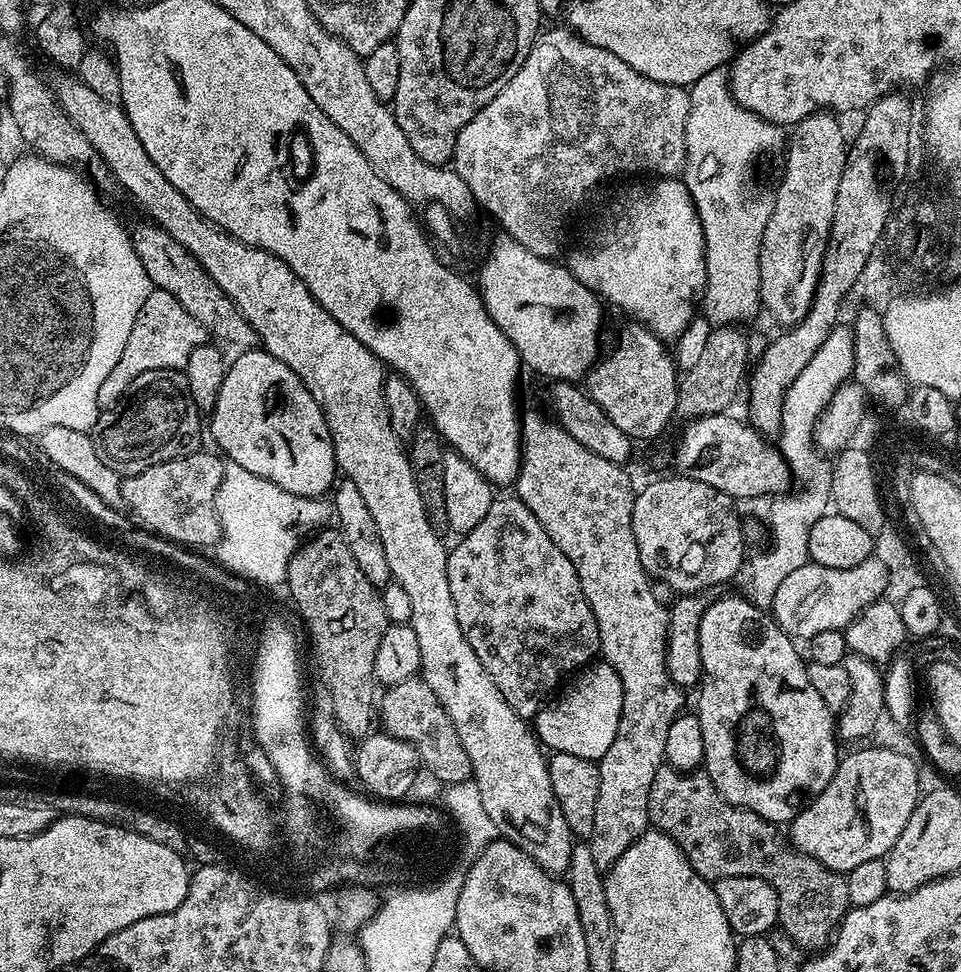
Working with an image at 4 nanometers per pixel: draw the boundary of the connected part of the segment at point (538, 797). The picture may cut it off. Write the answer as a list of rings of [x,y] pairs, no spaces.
[[[60,74],[60,77],[56,80],[56,86],[54,84],[54,95],[57,103],[60,104],[60,109],[66,114],[66,118],[70,118],[70,122],[74,122],[74,126],[78,126],[78,130],[82,130],[82,134],[86,134],[90,146],[94,146],[97,154],[104,159],[104,164],[108,167],[111,179],[113,181],[117,180],[144,207],[144,212],[148,215],[145,217],[151,223],[158,225],[162,230],[166,230],[166,234],[170,234],[170,238],[174,238],[174,242],[178,242],[183,248],[190,250],[190,254],[194,254],[194,258],[210,274],[210,278],[214,278],[214,282],[218,282],[218,286],[222,286],[222,290],[226,295],[236,303],[236,308],[244,315],[246,322],[250,322],[250,326],[254,326],[263,351],[270,353],[271,356],[278,358],[282,362],[286,362],[286,366],[290,366],[290,370],[294,370],[294,374],[298,374],[298,378],[306,386],[306,390],[310,390],[314,402],[318,402],[318,406],[326,418],[326,426],[330,430],[337,469],[348,480],[354,482],[354,486],[358,486],[358,491],[361,492],[362,498],[366,502],[366,507],[370,509],[370,514],[374,517],[374,522],[378,526],[378,535],[382,538],[382,546],[386,546],[386,562],[390,566],[392,580],[398,586],[402,586],[402,590],[406,590],[406,594],[410,597],[410,618],[408,623],[412,625],[414,634],[418,634],[418,647],[422,650],[419,675],[426,682],[426,686],[430,686],[430,690],[434,690],[434,694],[438,698],[438,702],[442,702],[450,722],[454,722],[454,730],[458,730],[458,738],[462,738],[462,747],[465,748],[466,758],[470,758],[470,766],[472,767],[471,779],[476,781],[478,794],[482,794],[482,807],[486,809],[486,815],[490,818],[490,822],[494,822],[497,833],[503,839],[509,840],[512,844],[517,844],[530,858],[534,858],[534,862],[538,862],[538,866],[542,866],[542,870],[553,874],[567,873],[568,863],[572,857],[574,837],[570,826],[566,826],[566,818],[562,815],[562,806],[558,806],[558,802],[554,798],[554,786],[550,786],[550,774],[548,773],[545,749],[537,740],[535,731],[530,727],[529,721],[523,716],[514,714],[510,702],[506,702],[506,698],[502,698],[502,690],[498,690],[498,686],[494,686],[494,678],[490,678],[490,674],[486,674],[486,666],[482,666],[482,662],[478,662],[478,654],[474,654],[474,646],[470,646],[470,642],[466,642],[466,638],[462,634],[462,626],[458,626],[458,614],[454,610],[454,597],[450,594],[450,578],[446,574],[449,549],[446,544],[444,548],[439,534],[436,533],[439,532],[437,525],[432,524],[426,514],[426,506],[422,502],[418,482],[414,478],[412,467],[408,461],[408,452],[405,445],[404,448],[400,445],[403,444],[402,438],[398,434],[394,434],[394,426],[390,422],[390,414],[384,397],[384,377],[386,375],[384,361],[379,360],[370,350],[366,350],[366,346],[362,346],[362,342],[358,342],[358,338],[354,338],[354,334],[350,334],[350,330],[343,328],[333,316],[326,314],[326,310],[322,310],[322,306],[313,298],[310,290],[306,290],[302,278],[298,278],[298,274],[294,274],[294,270],[290,270],[290,266],[286,266],[286,262],[282,262],[274,254],[270,254],[266,250],[246,246],[241,240],[236,240],[230,234],[226,234],[221,228],[210,223],[202,214],[198,214],[198,210],[194,210],[194,206],[190,206],[190,202],[186,202],[186,198],[182,198],[182,194],[178,194],[178,190],[174,190],[174,186],[170,186],[170,181],[166,179],[166,174],[162,174],[162,170],[158,170],[158,166],[154,166],[154,162],[150,162],[150,154],[146,154],[146,149],[142,147],[142,141],[138,139],[138,134],[134,134],[134,126],[130,126],[130,118],[124,113],[123,107],[115,99],[94,94],[94,90],[90,86],[86,86],[86,82],[76,74]]]

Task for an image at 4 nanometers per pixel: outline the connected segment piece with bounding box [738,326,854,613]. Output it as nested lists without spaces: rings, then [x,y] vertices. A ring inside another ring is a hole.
[[[834,327],[830,330],[826,342],[818,346],[818,354],[814,354],[814,358],[806,362],[802,374],[798,374],[798,378],[794,378],[794,382],[790,382],[786,390],[786,398],[782,402],[782,426],[778,447],[791,466],[793,477],[799,483],[801,480],[804,487],[797,487],[771,501],[768,524],[772,527],[772,545],[769,546],[768,552],[760,552],[757,556],[749,555],[738,576],[738,585],[740,584],[741,588],[739,591],[744,599],[761,608],[763,612],[771,613],[774,596],[785,577],[803,564],[809,563],[810,530],[814,522],[818,522],[818,518],[829,515],[832,503],[830,464],[814,447],[814,437],[820,415],[824,412],[824,407],[832,401],[832,395],[853,379],[853,366],[854,342],[851,327]]]

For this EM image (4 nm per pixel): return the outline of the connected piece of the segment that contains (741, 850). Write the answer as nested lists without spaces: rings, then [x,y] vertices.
[[[662,766],[658,774],[654,774],[654,782],[650,782],[650,798],[648,799],[648,822],[655,831],[666,834],[680,847],[682,854],[694,866],[700,877],[709,882],[735,876],[753,876],[762,878],[774,886],[778,894],[778,924],[784,932],[800,948],[808,950],[823,950],[828,947],[841,920],[849,910],[848,895],[846,894],[847,875],[835,872],[822,862],[802,854],[792,847],[789,837],[784,836],[777,825],[764,820],[745,808],[736,808],[714,786],[707,772],[680,772],[676,768]]]

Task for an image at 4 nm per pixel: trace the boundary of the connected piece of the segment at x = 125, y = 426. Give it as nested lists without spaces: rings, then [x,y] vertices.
[[[175,368],[146,370],[146,374],[138,374],[138,378],[130,382],[123,403],[115,409],[114,414],[105,415],[102,422],[97,423],[91,438],[98,458],[102,458],[103,464],[110,466],[110,470],[114,470],[123,478],[138,474],[150,466],[158,466],[158,462],[170,462],[179,456],[201,451],[200,419],[200,407],[190,394],[183,371]]]

